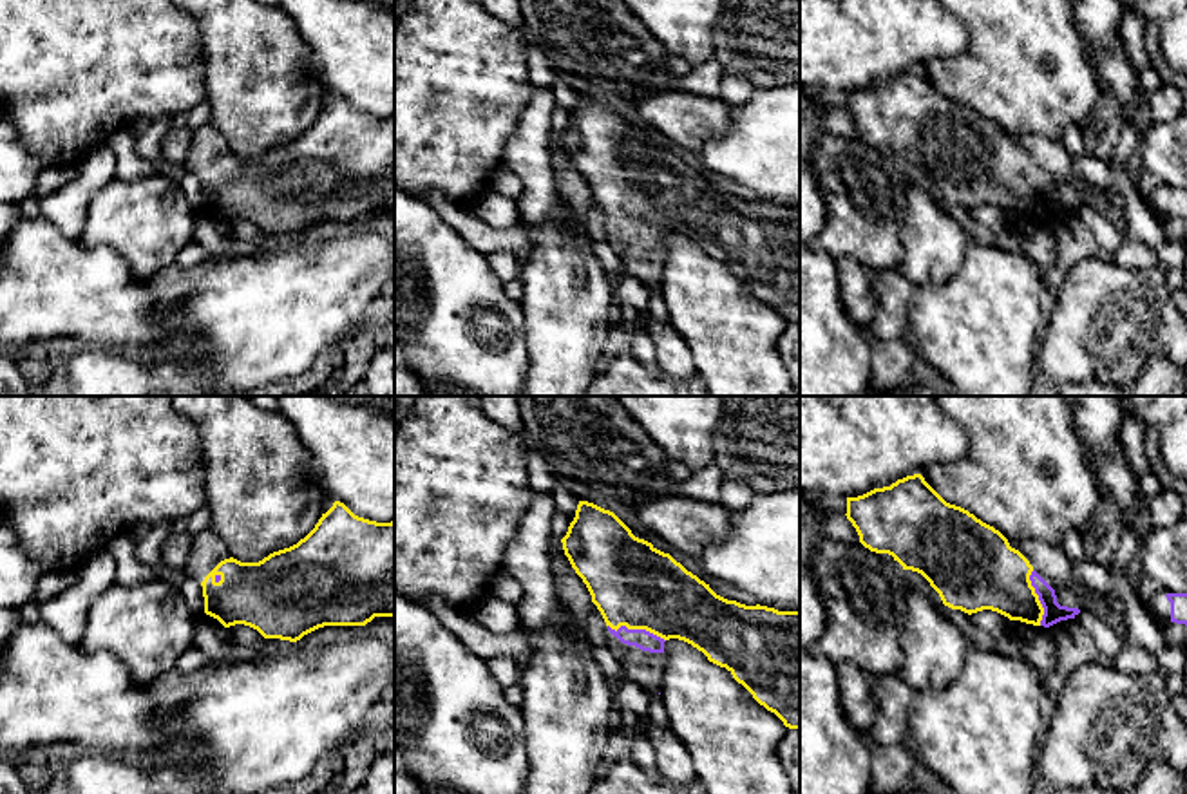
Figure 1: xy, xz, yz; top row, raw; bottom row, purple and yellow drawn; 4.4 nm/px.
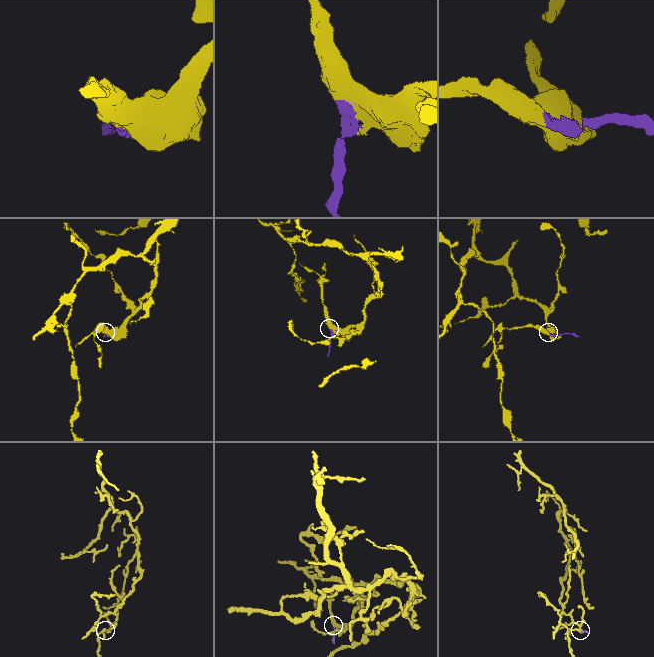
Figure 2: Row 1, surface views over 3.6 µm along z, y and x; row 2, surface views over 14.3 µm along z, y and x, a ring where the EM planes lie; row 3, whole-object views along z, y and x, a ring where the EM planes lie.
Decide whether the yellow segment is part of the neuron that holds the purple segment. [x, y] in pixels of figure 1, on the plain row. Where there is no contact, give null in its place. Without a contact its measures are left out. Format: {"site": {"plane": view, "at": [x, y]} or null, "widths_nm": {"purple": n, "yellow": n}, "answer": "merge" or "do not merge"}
{"site": {"plane": "xz", "at": [637, 225]}, "widths_nm": {"purple": 90, "yellow": 380}, "answer": "merge"}

